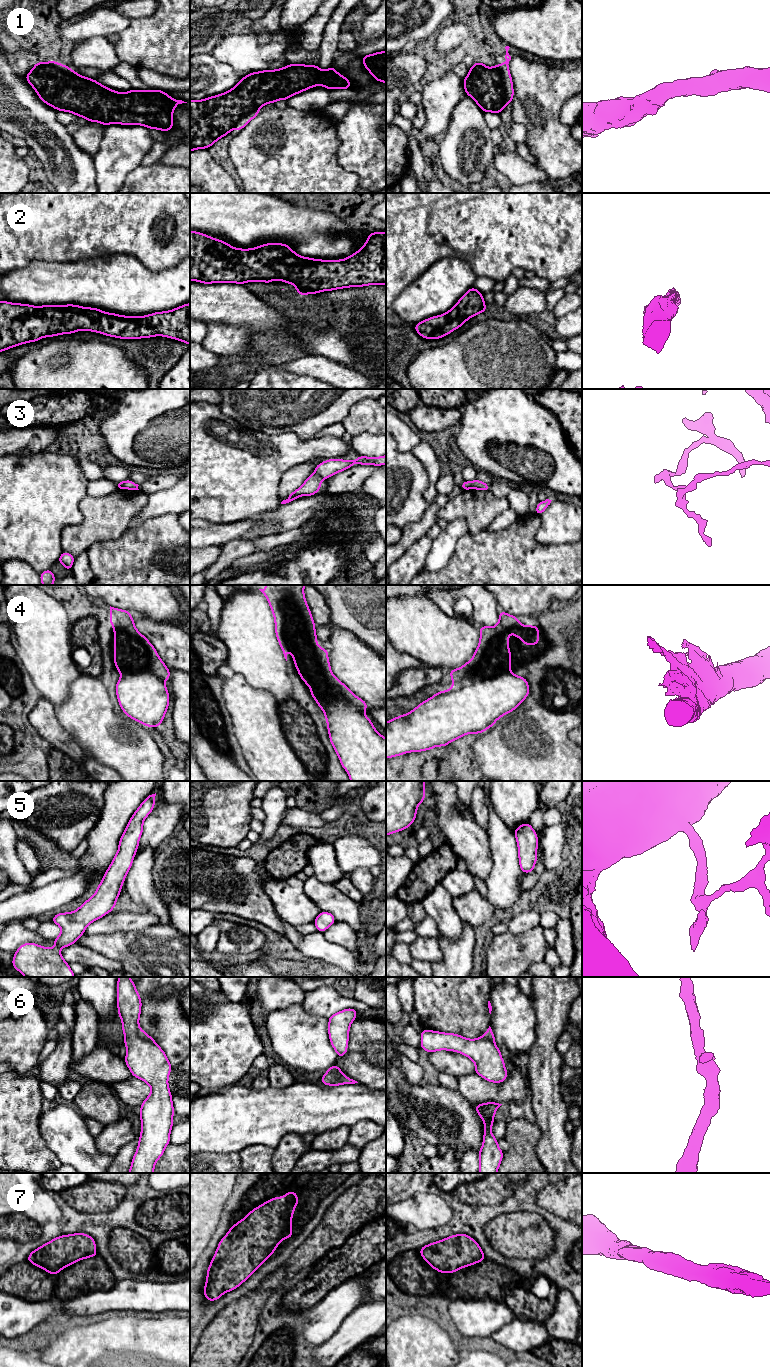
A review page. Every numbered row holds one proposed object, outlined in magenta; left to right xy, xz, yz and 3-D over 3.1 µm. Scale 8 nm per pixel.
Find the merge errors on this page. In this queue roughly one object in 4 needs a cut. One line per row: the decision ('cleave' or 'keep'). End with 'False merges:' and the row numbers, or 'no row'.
1: keep
2: keep
3: cleave
4: keep
5: keep
6: keep
7: keep
False merges: 3

